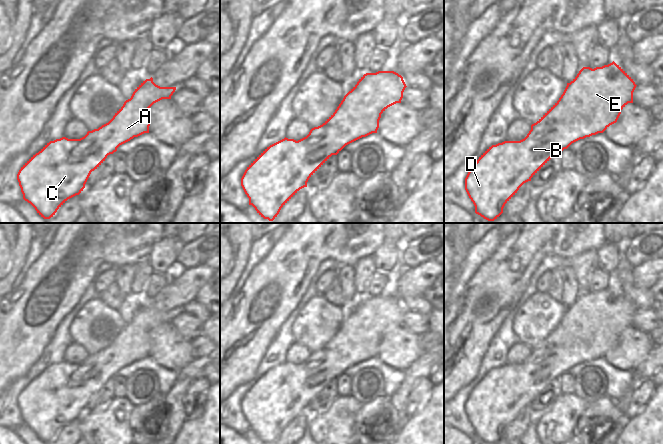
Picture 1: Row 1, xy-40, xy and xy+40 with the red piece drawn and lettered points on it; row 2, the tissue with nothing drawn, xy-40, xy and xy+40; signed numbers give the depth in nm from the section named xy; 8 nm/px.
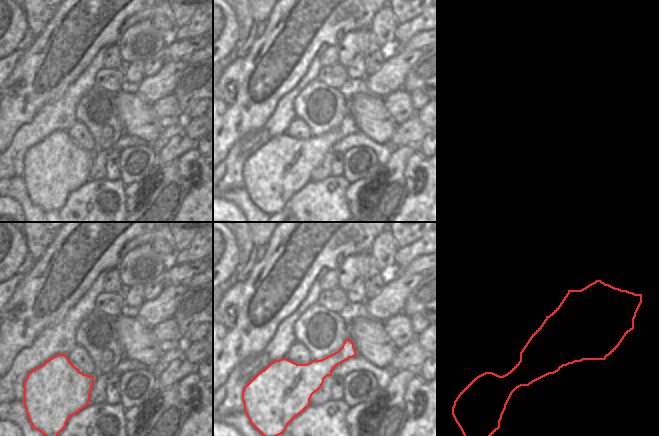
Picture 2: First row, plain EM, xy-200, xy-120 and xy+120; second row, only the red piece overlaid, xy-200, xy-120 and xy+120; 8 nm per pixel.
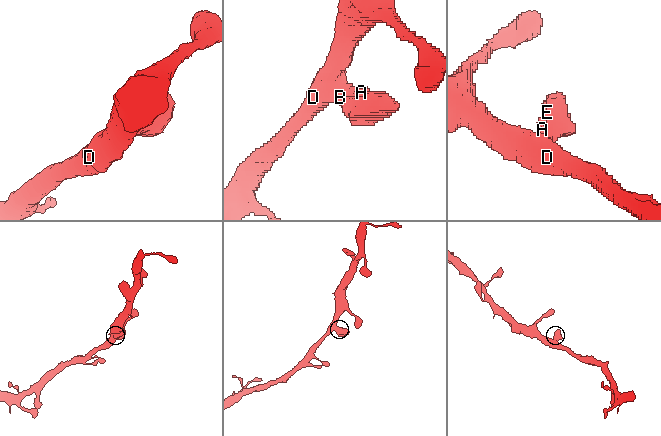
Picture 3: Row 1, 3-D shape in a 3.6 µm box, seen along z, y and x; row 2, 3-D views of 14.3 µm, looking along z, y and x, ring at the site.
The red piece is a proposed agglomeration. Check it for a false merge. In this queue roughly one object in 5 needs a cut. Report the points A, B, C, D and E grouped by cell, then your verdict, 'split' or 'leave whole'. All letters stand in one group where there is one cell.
A B C D E; leave whole

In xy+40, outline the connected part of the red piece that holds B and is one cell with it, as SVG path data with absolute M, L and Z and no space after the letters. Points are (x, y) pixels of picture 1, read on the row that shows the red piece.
M614 61L608 65L602 67L596 67L594 69L590 67L583 67L577 76L570 82L559 98L559 100L534 124L531 125L531 130L527 136L520 141L504 141L496 145L489 147L477 160L477 162L471 167L466 178L465 178L465 190L475 206L475 213L483 217L488 221L494 221L502 213L505 204L517 193L519 188L526 182L531 181L531 178L556 154L561 153L564 149L567 149L572 143L596 135L598 133L603 133L610 125L617 122L621 110L628 104L633 103L633 92L636 88L636 84L633 79Z

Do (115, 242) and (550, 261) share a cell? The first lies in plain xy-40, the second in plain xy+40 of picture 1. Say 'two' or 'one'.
two

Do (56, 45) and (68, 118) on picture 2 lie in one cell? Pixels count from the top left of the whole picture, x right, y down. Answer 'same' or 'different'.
different

